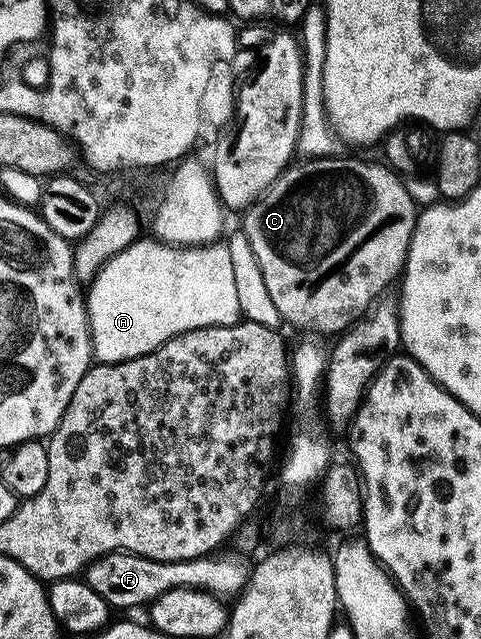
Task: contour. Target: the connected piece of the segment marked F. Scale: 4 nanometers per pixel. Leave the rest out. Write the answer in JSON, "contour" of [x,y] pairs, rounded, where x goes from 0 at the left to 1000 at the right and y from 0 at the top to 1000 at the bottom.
{"contour":[[[237,862],[195,875],[177,889],[177,911],[189,917],[222,944],[225,950],[297,950],[304,951],[335,928],[351,928],[351,922],[397,919],[405,925],[432,925],[457,934],[495,933],[516,911],[518,881],[497,869],[464,869],[441,865],[416,875],[393,878],[318,878],[310,872],[279,869],[266,862]]]}

